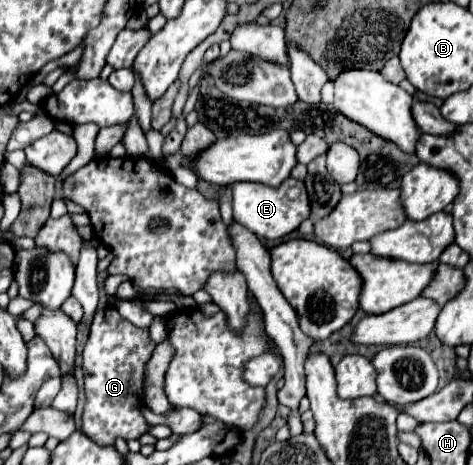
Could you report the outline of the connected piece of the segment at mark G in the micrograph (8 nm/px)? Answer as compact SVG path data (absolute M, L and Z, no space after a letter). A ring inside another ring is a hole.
M102 307L96 311L94 321L90 325L90 335L88 341L84 345L84 353L82 353L82 371L84 371L84 385L86 385L86 407L84 407L84 423L82 423L82 431L98 445L114 445L116 437L122 439L138 439L148 423L146 419L140 415L138 407L142 405L142 397L140 397L140 385L144 379L144 361L148 361L148 357L152 355L154 345L148 339L148 331L146 329L136 329L134 325L128 325L128 321L124 321L118 313L116 307Z

